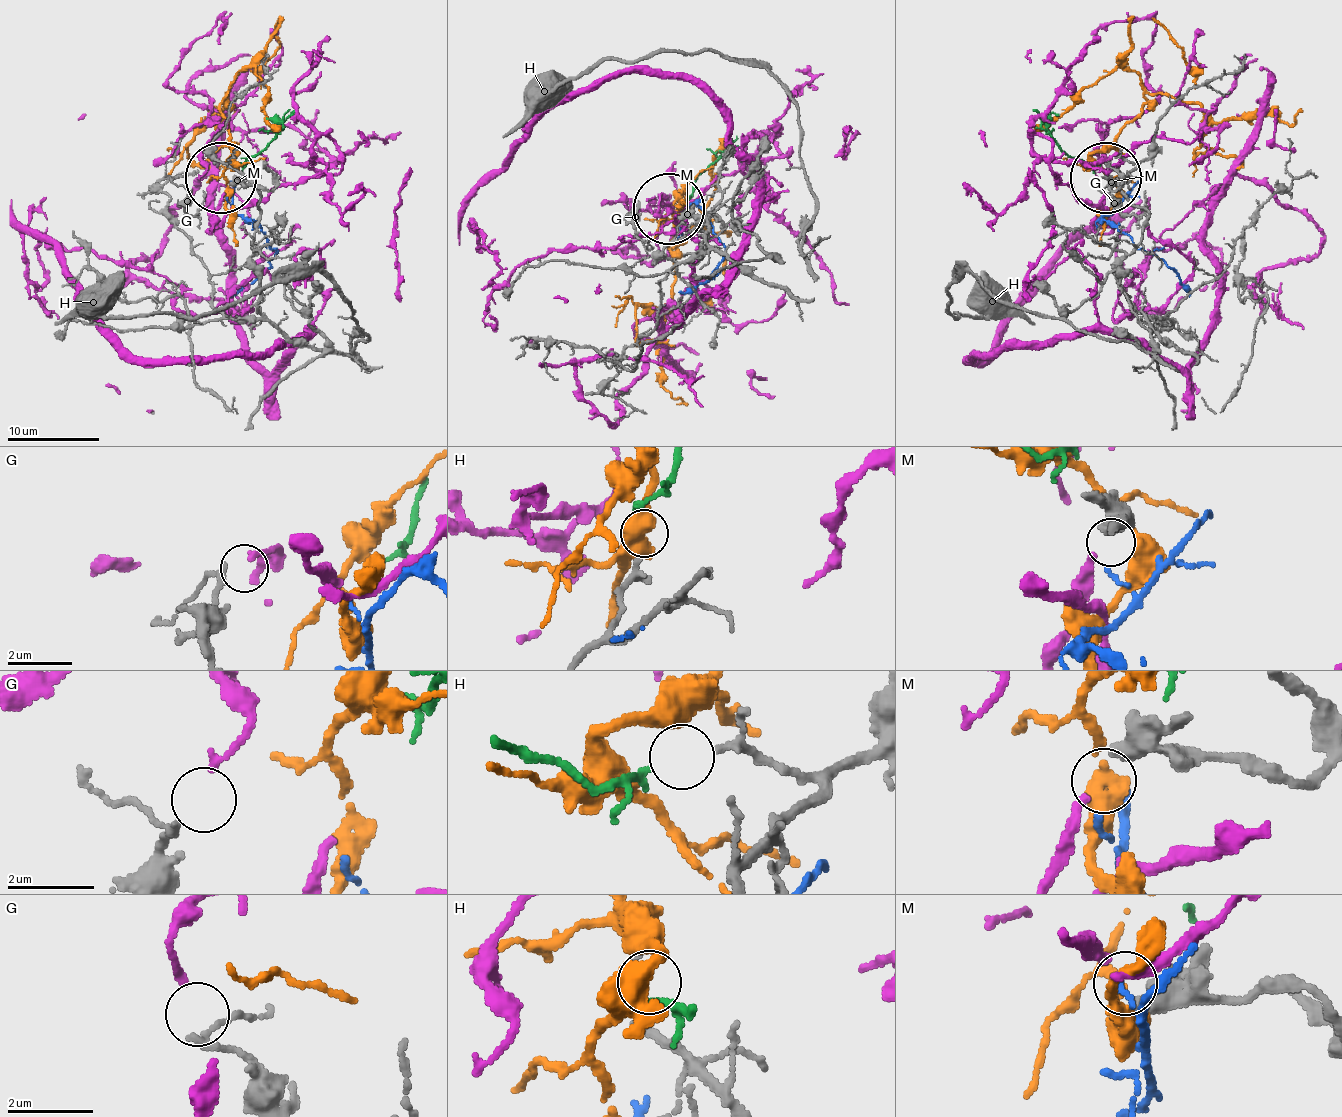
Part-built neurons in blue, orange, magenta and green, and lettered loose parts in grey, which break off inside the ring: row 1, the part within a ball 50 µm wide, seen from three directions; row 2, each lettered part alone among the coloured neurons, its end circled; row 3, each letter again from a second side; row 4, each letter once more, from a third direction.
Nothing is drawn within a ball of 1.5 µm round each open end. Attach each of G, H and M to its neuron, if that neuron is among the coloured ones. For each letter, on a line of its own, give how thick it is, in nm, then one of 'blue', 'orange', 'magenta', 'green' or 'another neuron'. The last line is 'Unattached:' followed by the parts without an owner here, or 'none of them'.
G: 140 nm thick; another neuron
H: 140 nm thick; green
M: 480 nm thick; magenta
Unattached: G

